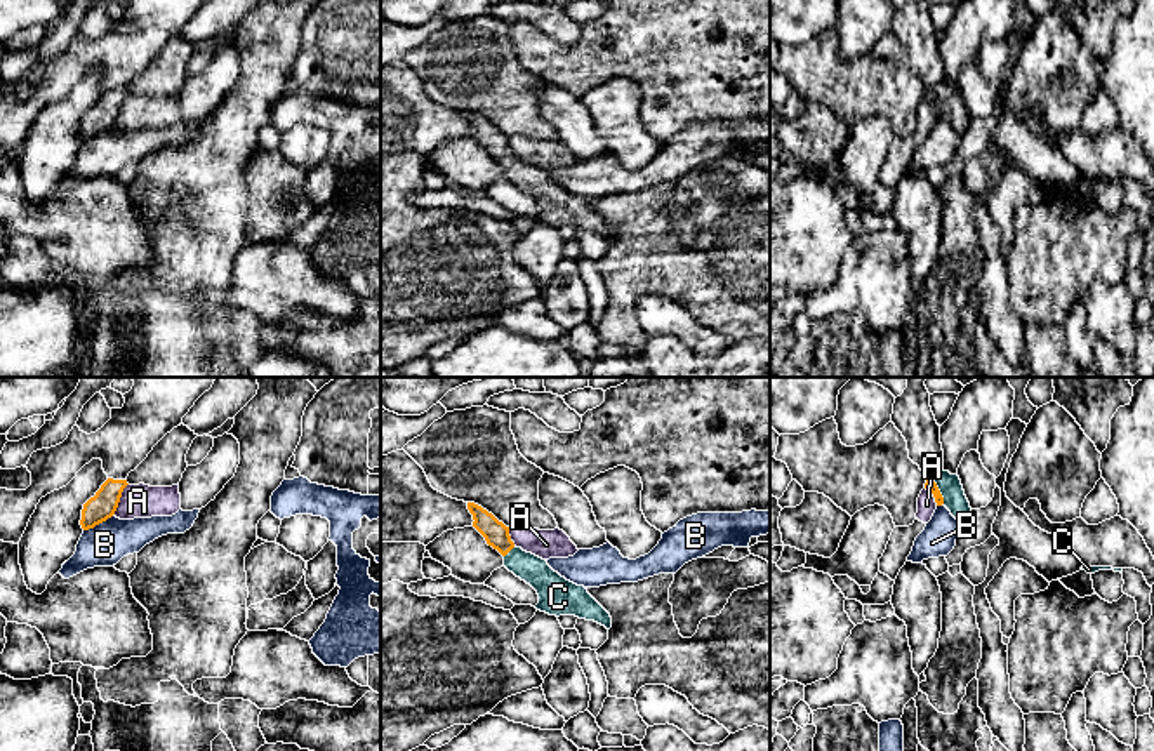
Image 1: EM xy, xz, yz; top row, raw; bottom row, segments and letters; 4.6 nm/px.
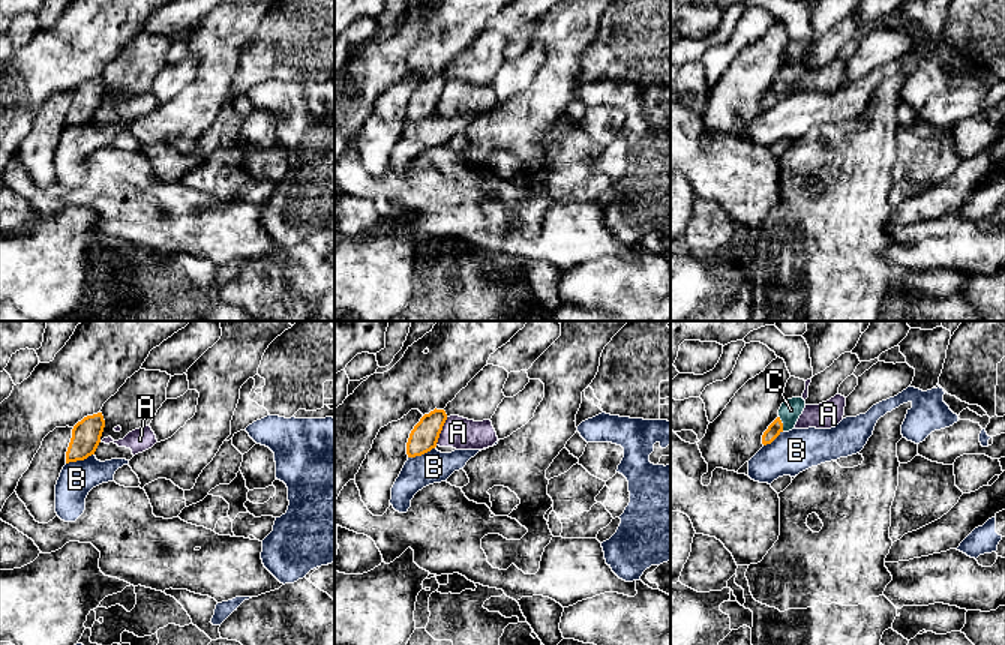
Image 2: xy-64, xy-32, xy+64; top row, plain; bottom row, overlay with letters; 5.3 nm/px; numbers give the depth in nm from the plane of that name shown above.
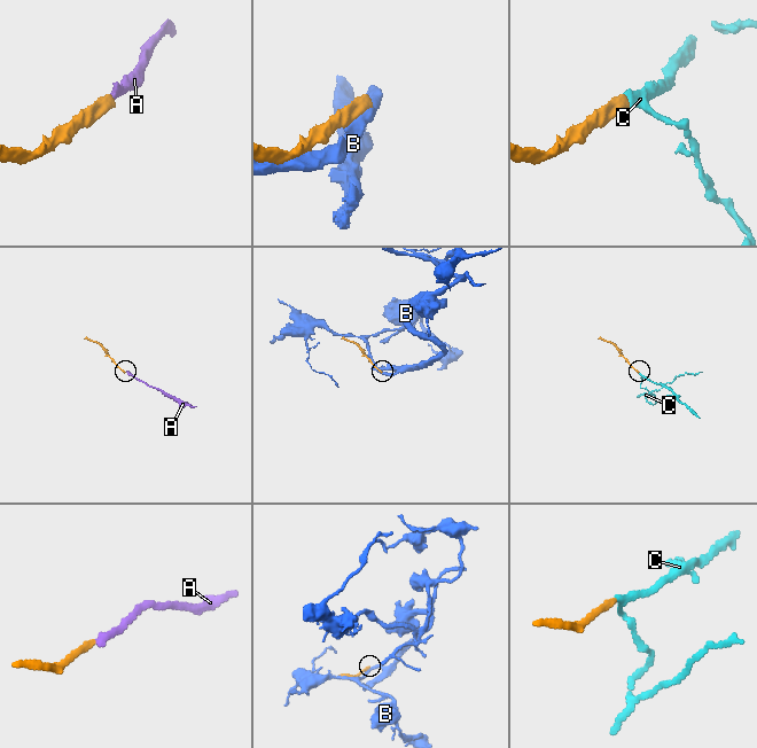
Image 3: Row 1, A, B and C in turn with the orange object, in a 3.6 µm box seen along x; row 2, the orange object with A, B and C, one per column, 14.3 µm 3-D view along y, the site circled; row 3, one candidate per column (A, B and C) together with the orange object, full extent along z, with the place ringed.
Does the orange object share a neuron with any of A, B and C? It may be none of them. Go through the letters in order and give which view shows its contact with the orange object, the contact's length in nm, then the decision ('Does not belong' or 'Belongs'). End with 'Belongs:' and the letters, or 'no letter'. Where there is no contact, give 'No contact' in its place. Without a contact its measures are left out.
A: Touches orange in xy. Shared border 170 nm. Does not belong
B: Touches orange in xy. Shared border 150 nm. Does not belong
C: Touches orange in yz. Shared border 130 nm. Belongs
Belongs: C

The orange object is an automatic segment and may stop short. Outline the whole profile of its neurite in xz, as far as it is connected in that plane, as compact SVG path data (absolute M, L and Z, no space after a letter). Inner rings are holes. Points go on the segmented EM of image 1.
M468 502L473 515L473 527L485 537L487 544L504 556L504 565L516 577L530 584L537 595L537 610L549 615L575 615L594 621L607 629L612 628L610 614L587 593L558 572L546 560L516 548L509 535L509 527L499 522L492 513L474 502Z

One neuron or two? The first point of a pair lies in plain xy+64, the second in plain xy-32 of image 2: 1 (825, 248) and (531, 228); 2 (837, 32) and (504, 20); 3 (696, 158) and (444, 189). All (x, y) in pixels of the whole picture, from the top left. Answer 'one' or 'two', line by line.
1: one
2: two
3: one

